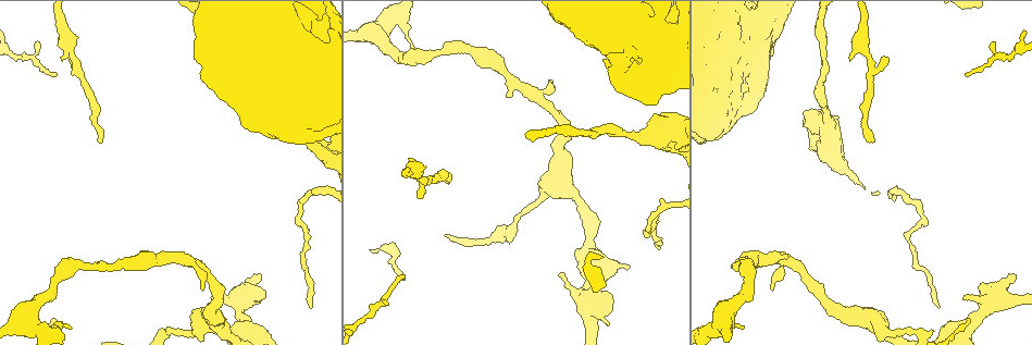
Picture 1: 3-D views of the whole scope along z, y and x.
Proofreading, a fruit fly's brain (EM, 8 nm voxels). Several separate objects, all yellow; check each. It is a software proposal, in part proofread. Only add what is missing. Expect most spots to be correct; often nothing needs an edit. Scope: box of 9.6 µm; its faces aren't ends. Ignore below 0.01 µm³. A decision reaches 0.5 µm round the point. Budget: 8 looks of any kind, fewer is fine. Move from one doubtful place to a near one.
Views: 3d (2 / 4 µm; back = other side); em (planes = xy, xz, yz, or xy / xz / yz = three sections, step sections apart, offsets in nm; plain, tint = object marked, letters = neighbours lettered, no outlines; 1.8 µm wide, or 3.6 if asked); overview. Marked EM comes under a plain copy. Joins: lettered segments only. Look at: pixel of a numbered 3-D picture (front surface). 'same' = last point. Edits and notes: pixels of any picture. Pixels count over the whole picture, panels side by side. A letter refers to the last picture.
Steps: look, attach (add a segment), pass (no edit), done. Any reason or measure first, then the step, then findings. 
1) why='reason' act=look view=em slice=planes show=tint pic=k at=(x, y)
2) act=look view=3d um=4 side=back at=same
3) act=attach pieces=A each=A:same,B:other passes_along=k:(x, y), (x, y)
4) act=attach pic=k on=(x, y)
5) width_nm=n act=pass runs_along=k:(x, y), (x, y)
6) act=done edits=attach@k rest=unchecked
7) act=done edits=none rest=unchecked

why='thin end' act=look view=em slice=planes show=letters pic=1 at=(741, 328)

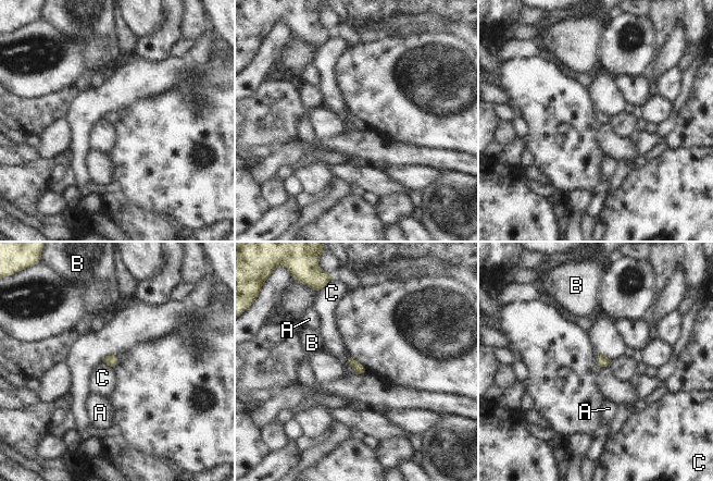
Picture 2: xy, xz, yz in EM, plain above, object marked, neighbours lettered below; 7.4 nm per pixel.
longest_contact=C:140nm act=pass each=A:other,B:other,C:other border=2:(348, 355), (346, 360), (354, 371) found='no lettered segment goes on from it'

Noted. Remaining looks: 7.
act=look view=3d um=2 pic=1 at=(549, 79)

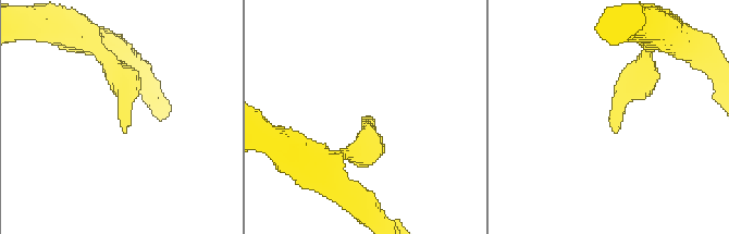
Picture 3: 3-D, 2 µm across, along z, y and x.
why='now the EM' act=look view=em slice=planes show=letters pic=3 at=(612, 131)

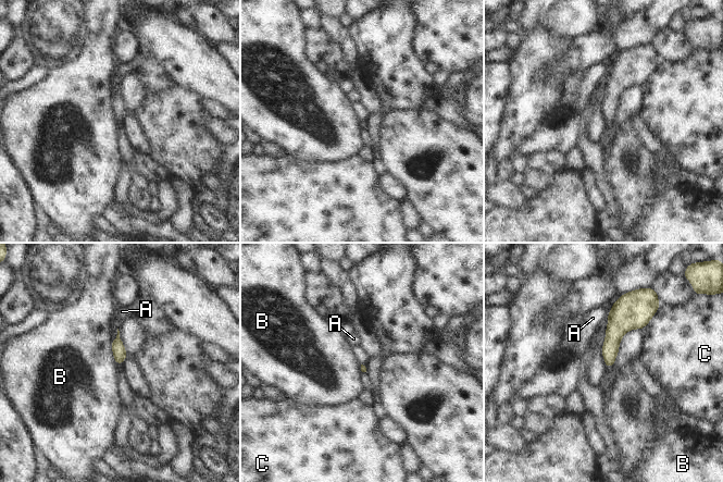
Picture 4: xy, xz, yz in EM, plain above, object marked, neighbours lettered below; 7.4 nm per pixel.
act=pass each=A:other,B:other,C:other border=4:(112, 340), (113, 358), (117, 366) found='none of them fits'

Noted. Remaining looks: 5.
why='an open end' act=look view=3d um=2 side=back pic=1 at=(871, 141)

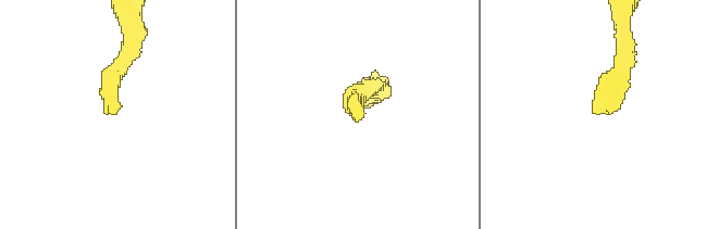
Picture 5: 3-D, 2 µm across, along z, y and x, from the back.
why='now the EM' act=look view=em slice=planes show=letters pic=5 at=(597, 113)

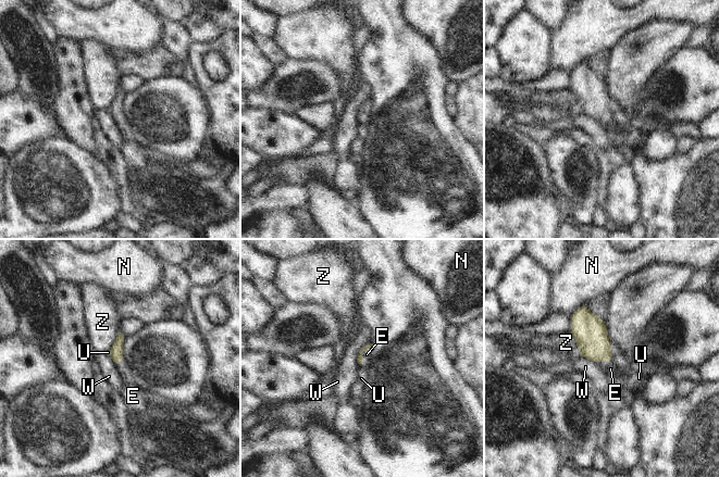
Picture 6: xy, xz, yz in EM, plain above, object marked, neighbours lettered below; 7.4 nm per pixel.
longest_contact=Z:200nm act=attach pic=6 on=(367, 354) each=E:same,N:other,U:other,W:other,Z:other passes_along=6:(360, 360), (361, 355), (367, 354) found='it goes on there'

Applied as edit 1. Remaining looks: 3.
act=done edits=attach@6 rest=unchecked

